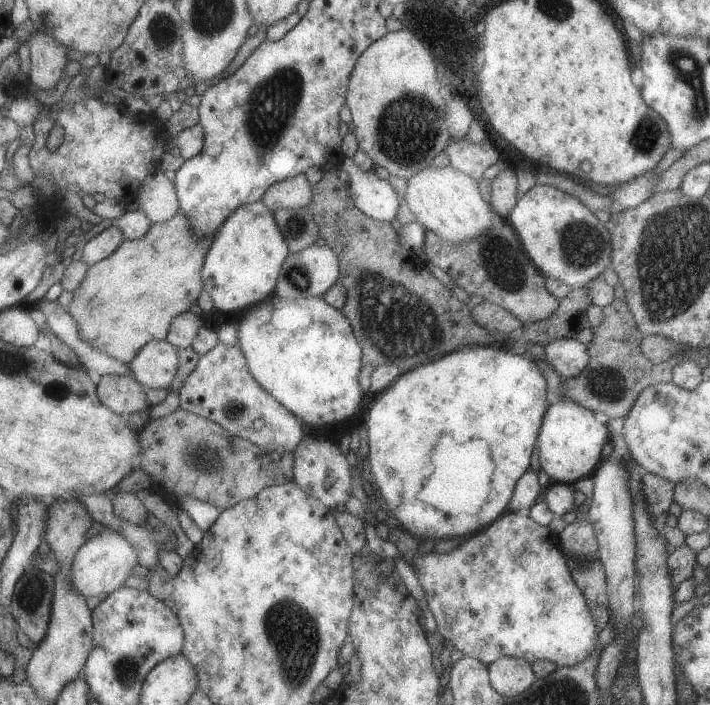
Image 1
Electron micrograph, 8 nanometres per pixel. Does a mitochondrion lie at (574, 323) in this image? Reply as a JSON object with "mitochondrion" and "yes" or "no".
{"mitochondrion":"no"}

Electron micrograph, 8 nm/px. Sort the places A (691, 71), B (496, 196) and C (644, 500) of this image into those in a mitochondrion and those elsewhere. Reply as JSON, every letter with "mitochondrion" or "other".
{"A":"mitochondrion","B":"other","C":"other"}

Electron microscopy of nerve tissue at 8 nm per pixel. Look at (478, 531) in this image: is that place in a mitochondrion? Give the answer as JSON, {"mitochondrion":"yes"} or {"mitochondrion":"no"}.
{"mitochondrion":"no"}

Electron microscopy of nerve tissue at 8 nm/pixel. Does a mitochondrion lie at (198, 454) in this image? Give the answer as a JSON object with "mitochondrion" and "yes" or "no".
{"mitochondrion":"yes"}

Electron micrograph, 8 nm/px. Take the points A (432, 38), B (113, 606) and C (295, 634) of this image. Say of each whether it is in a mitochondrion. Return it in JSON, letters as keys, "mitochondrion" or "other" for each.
{"A":"other","B":"other","C":"mitochondrion"}

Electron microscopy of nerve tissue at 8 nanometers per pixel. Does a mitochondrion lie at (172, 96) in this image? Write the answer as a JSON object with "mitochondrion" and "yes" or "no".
{"mitochondrion":"no"}

